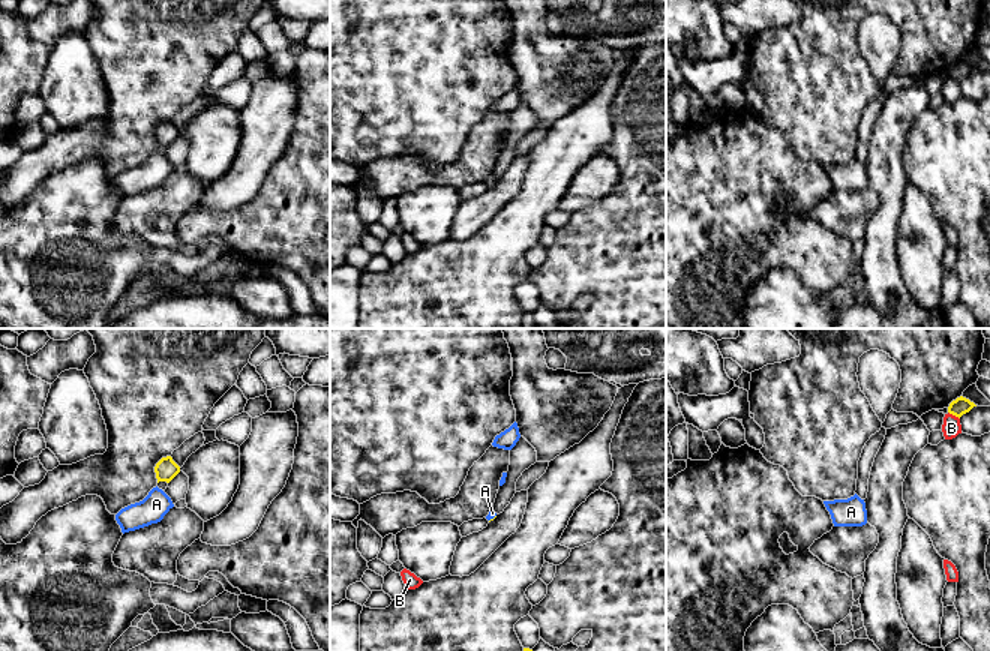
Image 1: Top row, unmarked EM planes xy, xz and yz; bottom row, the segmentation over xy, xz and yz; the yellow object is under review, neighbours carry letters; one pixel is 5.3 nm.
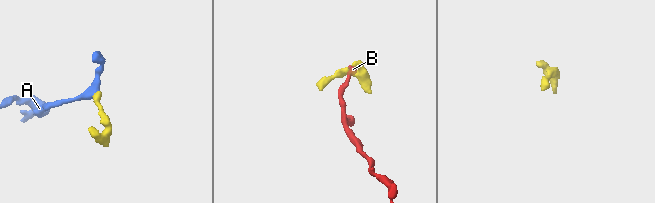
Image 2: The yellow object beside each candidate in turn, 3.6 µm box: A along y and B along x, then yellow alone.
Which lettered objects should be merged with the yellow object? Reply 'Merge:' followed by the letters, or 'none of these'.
Merge: A

